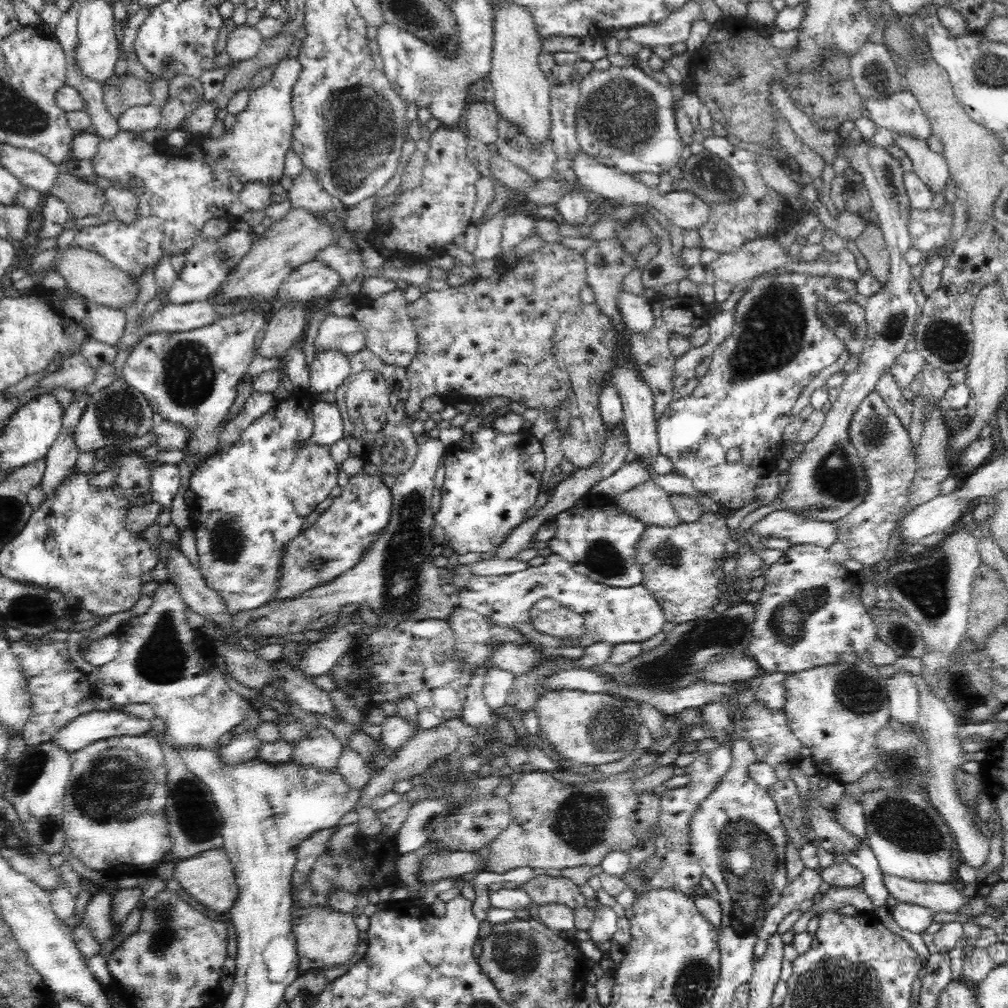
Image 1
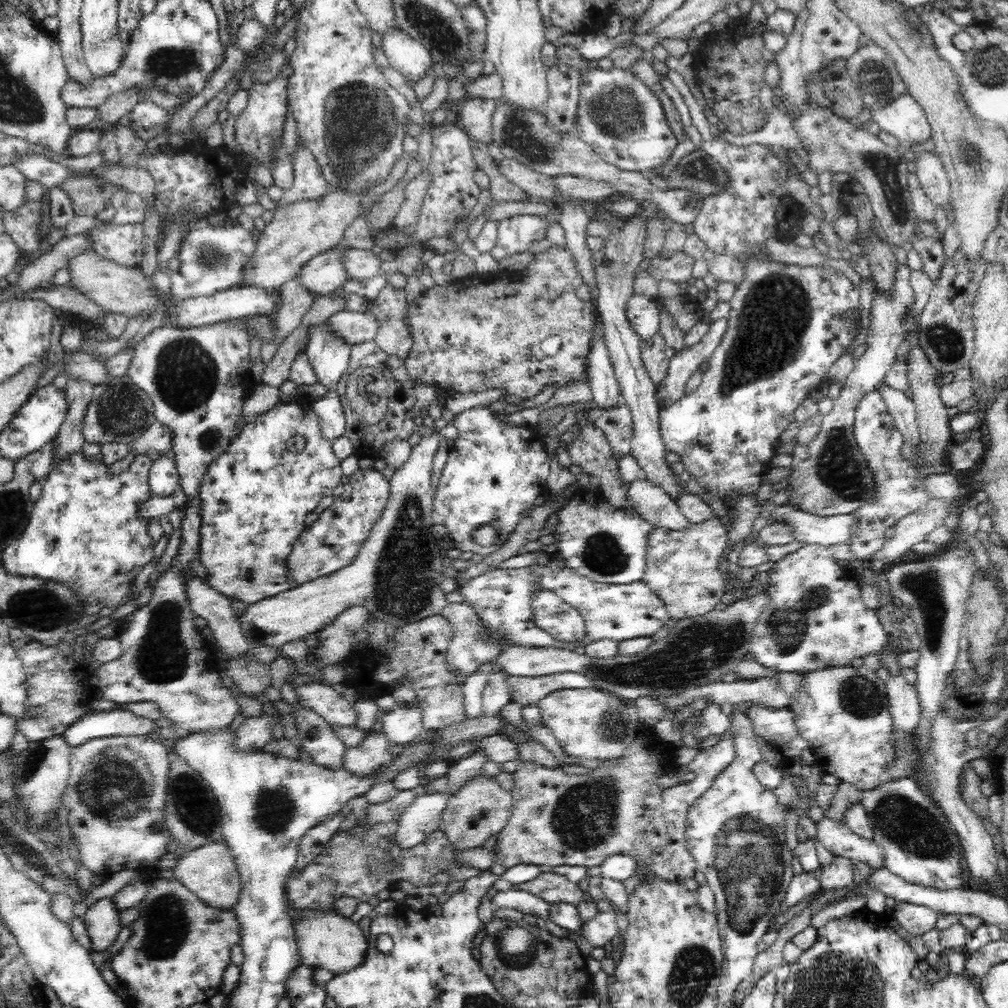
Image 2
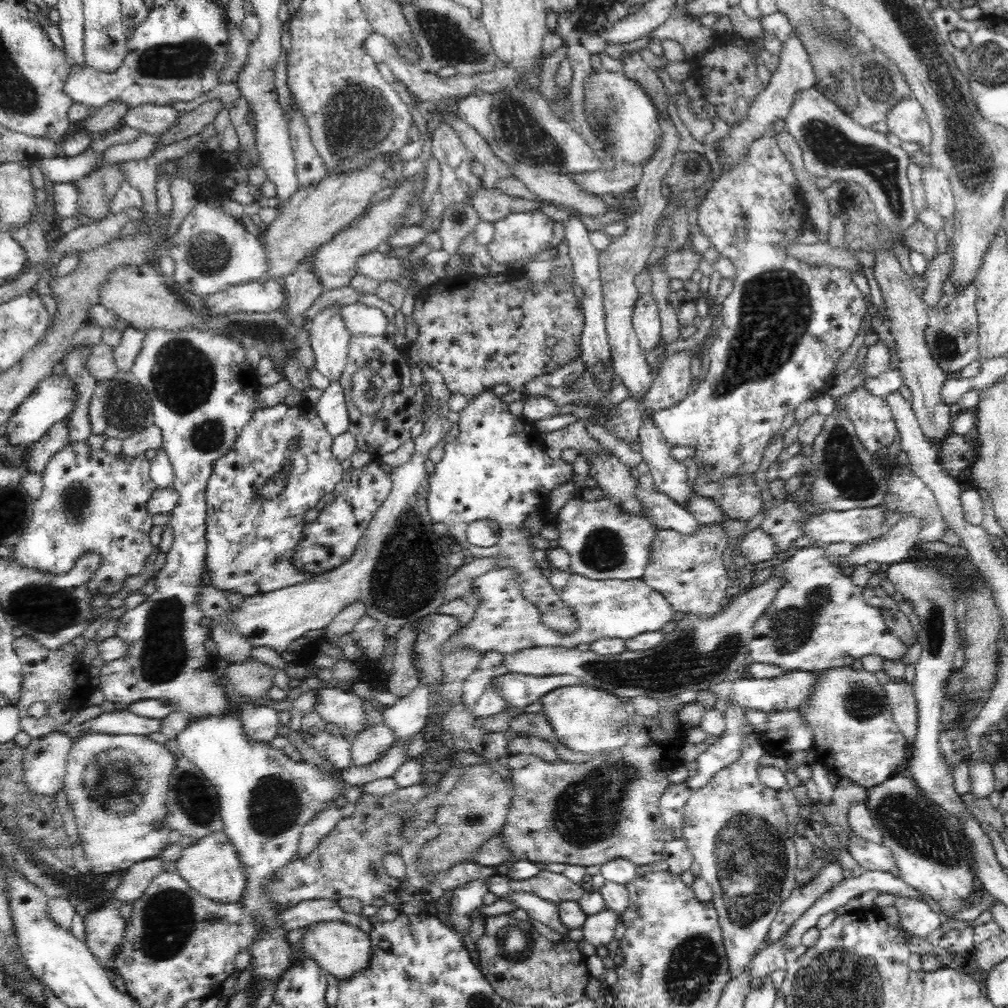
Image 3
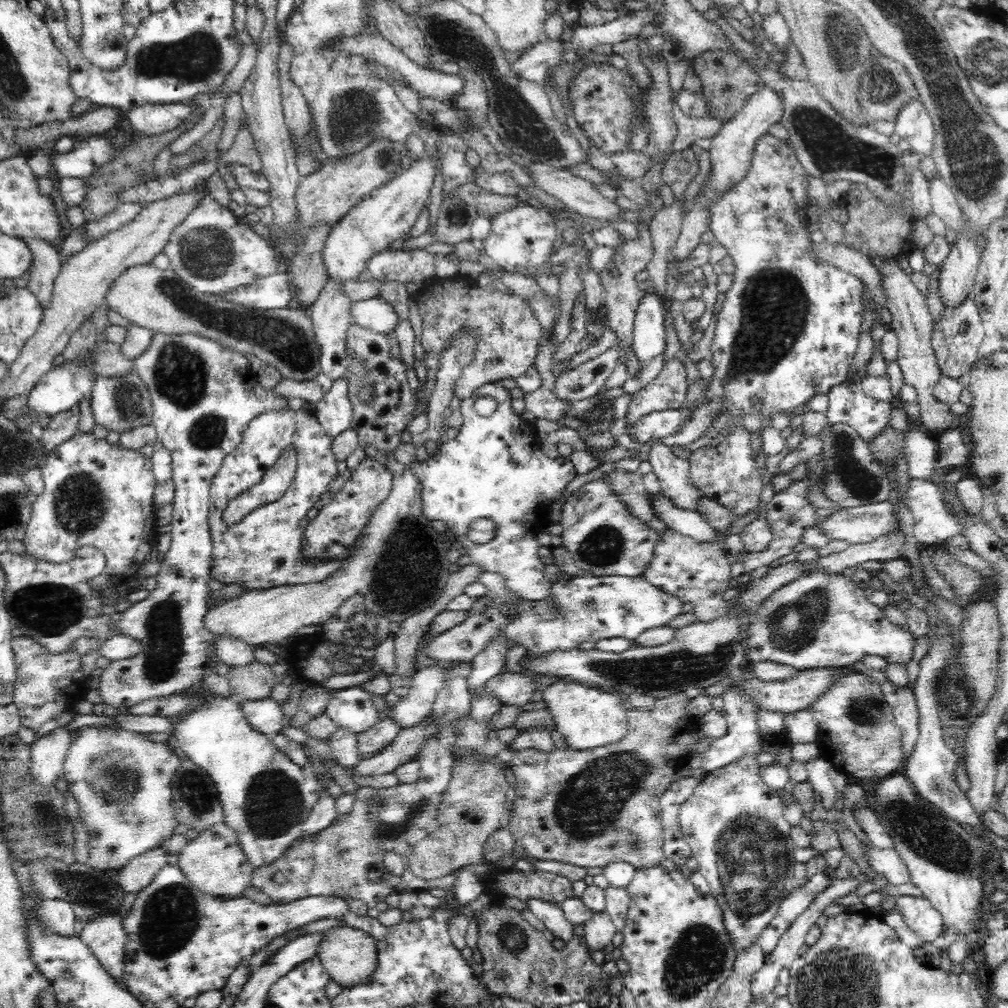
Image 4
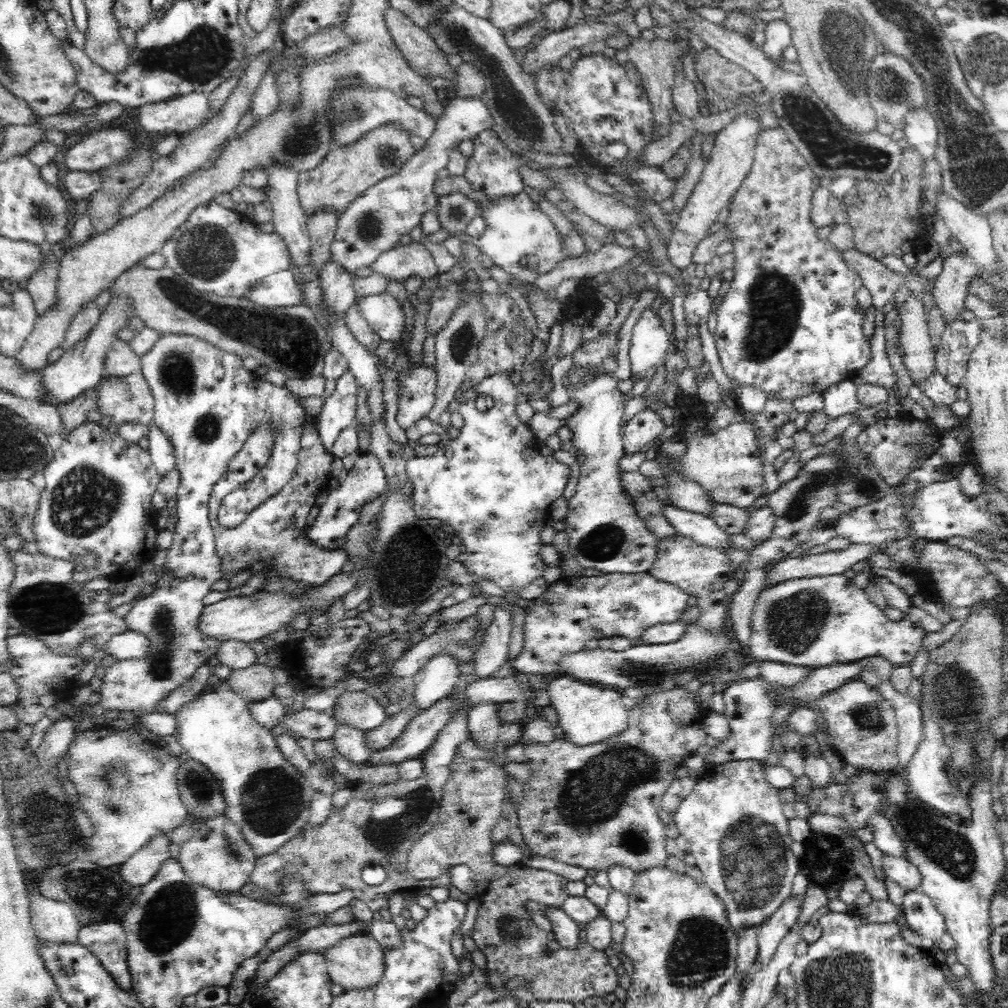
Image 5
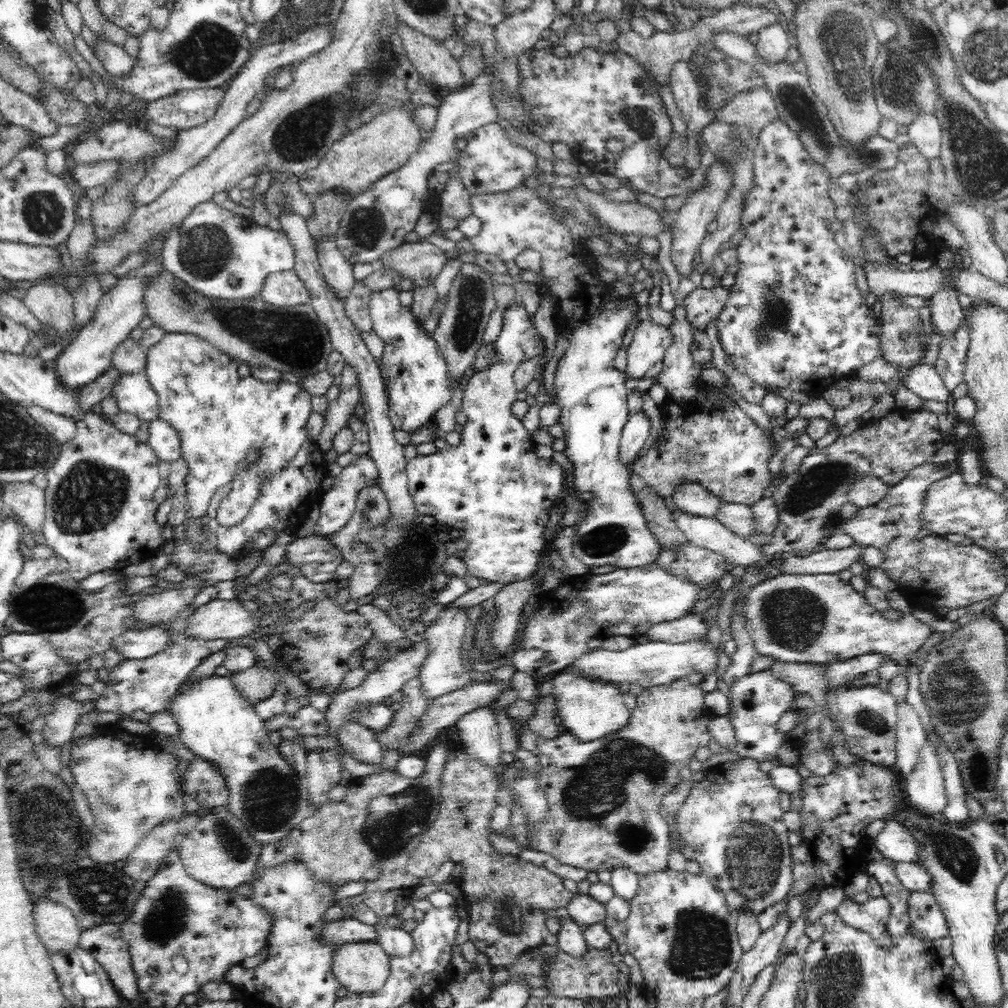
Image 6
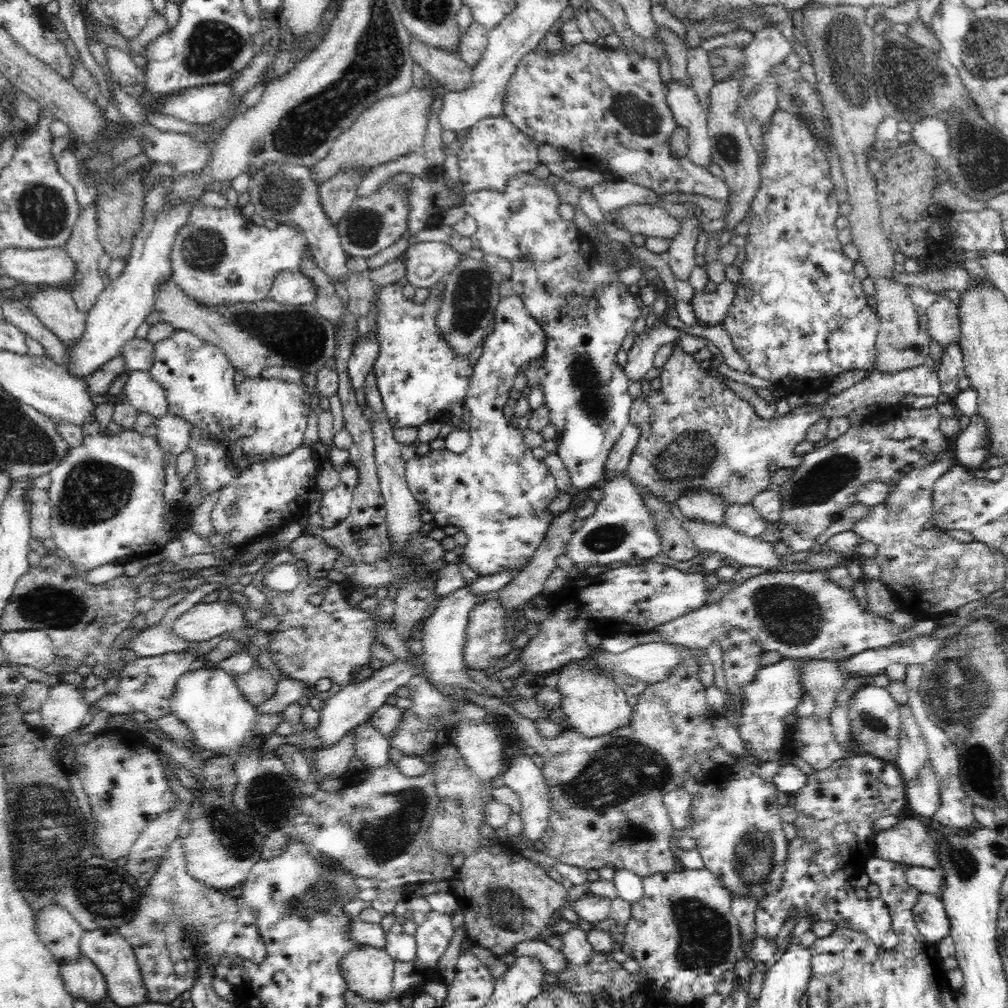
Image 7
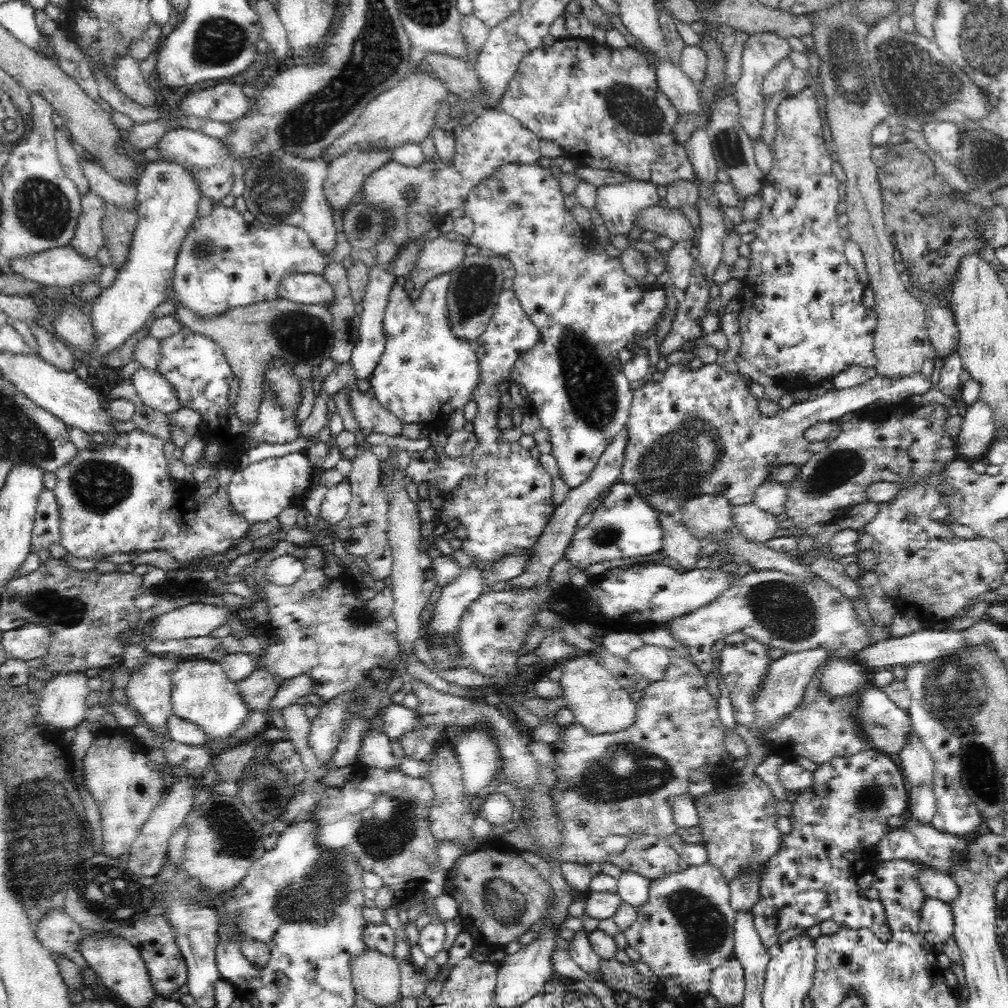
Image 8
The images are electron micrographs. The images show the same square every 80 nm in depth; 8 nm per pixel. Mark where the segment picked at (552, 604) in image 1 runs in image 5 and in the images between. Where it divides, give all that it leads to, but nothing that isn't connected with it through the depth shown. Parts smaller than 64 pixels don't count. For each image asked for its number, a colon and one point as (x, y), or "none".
2: (563, 622)
3: (496, 468)
4: (494, 468)
5: (491, 484)

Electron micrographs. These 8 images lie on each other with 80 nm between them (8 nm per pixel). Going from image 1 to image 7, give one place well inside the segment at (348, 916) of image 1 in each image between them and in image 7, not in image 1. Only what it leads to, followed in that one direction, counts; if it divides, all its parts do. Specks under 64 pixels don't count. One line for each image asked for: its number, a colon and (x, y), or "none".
2: (325, 940)
3: (341, 949)
4: (349, 955)
5: (355, 961)
6: (360, 966)
7: (368, 971)

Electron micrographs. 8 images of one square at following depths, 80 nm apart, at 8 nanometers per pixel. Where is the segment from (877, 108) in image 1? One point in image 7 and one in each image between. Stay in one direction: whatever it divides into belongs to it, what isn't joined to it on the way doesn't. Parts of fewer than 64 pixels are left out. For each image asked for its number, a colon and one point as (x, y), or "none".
2: (904, 118)
3: (907, 120)
4: (913, 124)
5: (920, 129)
6: (925, 132)
7: (931, 134)

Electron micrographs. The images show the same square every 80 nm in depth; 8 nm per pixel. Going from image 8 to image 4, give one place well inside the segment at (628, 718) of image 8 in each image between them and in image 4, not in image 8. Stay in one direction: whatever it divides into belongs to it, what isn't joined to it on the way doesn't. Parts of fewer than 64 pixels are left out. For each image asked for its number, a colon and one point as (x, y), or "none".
4: (587, 718)
5: (588, 714)
6: (589, 709)
7: (594, 705)

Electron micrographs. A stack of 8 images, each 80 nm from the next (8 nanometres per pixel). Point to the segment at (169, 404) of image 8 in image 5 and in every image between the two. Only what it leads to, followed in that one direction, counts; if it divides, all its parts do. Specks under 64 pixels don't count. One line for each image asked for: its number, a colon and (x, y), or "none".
5: (129, 398)
6: (133, 393)
7: (140, 389)

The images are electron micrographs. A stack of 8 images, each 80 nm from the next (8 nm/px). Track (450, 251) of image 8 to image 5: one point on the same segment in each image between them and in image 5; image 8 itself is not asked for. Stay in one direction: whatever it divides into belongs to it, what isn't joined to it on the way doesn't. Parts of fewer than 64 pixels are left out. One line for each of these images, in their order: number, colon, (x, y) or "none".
5: (399, 263)
6: (421, 262)
7: (427, 262)

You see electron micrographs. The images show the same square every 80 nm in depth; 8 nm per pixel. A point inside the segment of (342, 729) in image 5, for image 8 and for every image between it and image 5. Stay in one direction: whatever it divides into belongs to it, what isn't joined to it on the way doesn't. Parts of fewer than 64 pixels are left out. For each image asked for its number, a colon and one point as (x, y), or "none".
6: (360, 742)
7: (371, 747)
8: (376, 751)

